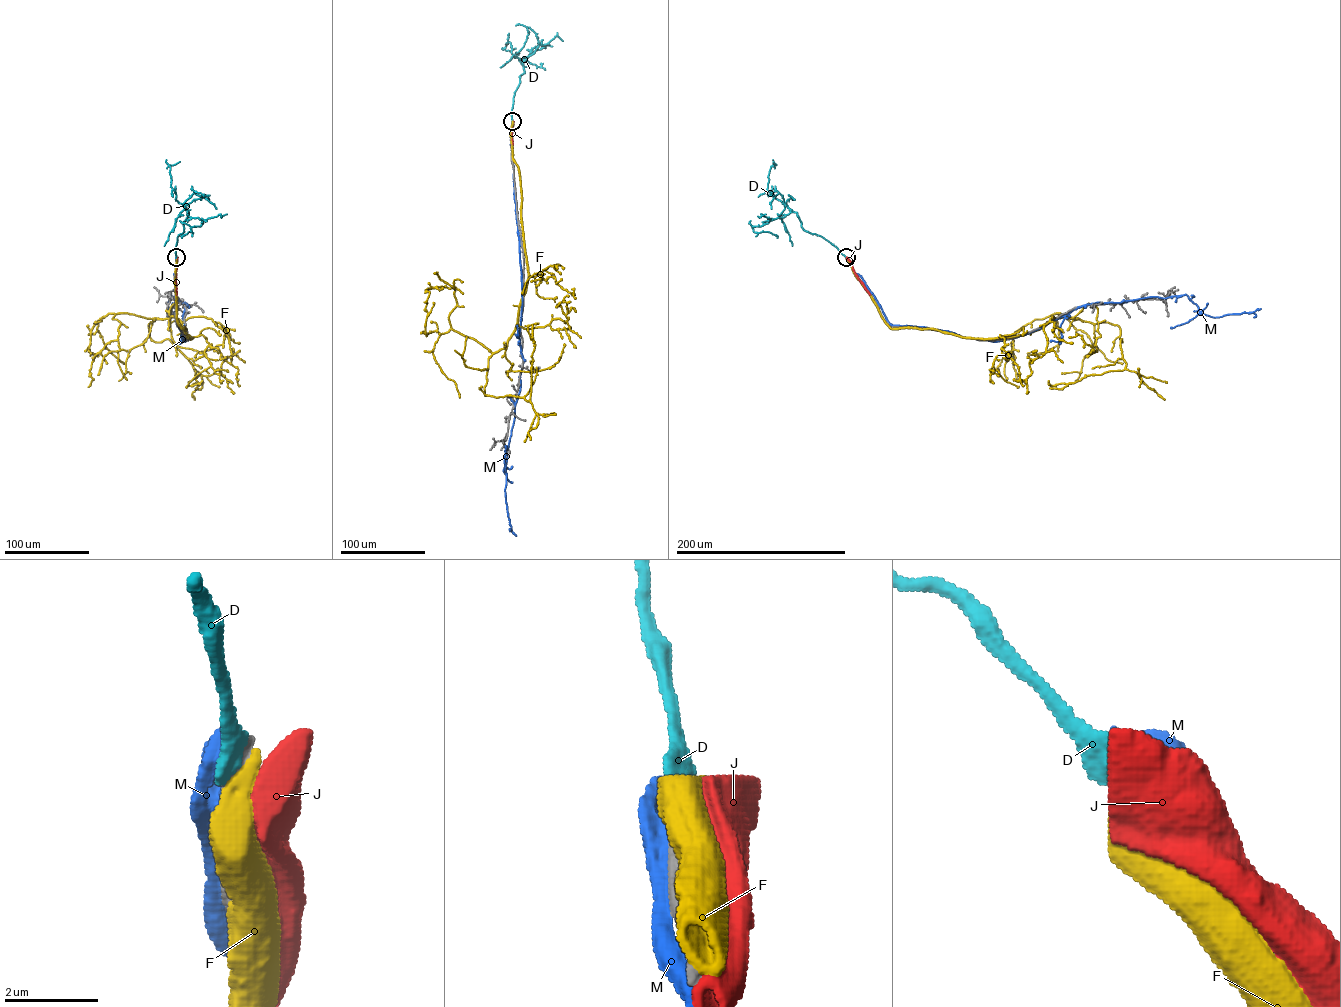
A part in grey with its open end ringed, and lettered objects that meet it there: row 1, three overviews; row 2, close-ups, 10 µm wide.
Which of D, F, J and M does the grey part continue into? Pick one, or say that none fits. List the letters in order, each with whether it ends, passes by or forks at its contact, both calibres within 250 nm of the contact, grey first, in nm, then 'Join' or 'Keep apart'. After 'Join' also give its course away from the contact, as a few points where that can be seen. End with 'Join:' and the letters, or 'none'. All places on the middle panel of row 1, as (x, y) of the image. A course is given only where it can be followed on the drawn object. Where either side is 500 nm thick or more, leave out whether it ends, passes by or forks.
D: Thickness 550 nm (grey) against 480 nm. Join. Its course: (512, 121), (523, 62), (538, 45), (529, 28), (517, 52)
F: Thickness 300 nm (grey) against 750 nm. Keep apart
J: Thickness 600 nm (grey) against 750 nm. Keep apart
M: Thickness 320 nm (grey) against 550 nm. Keep apart
Join: D

